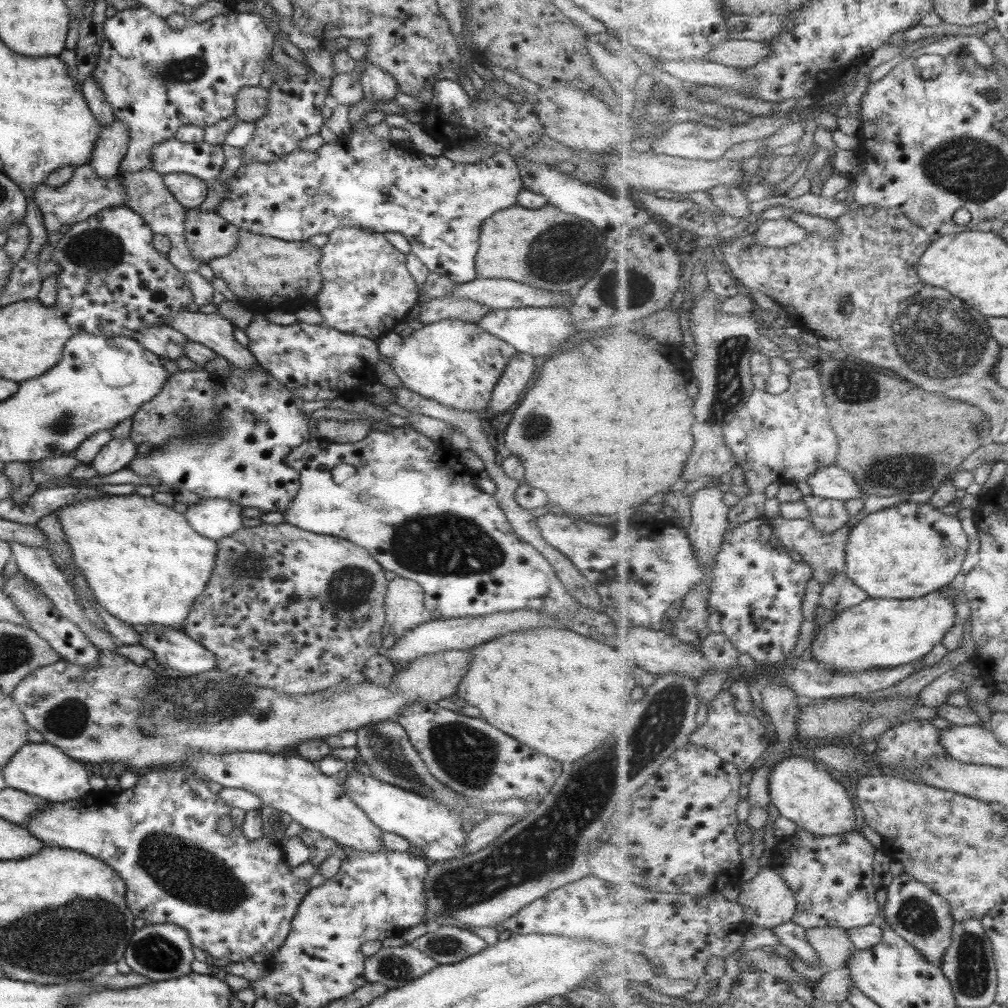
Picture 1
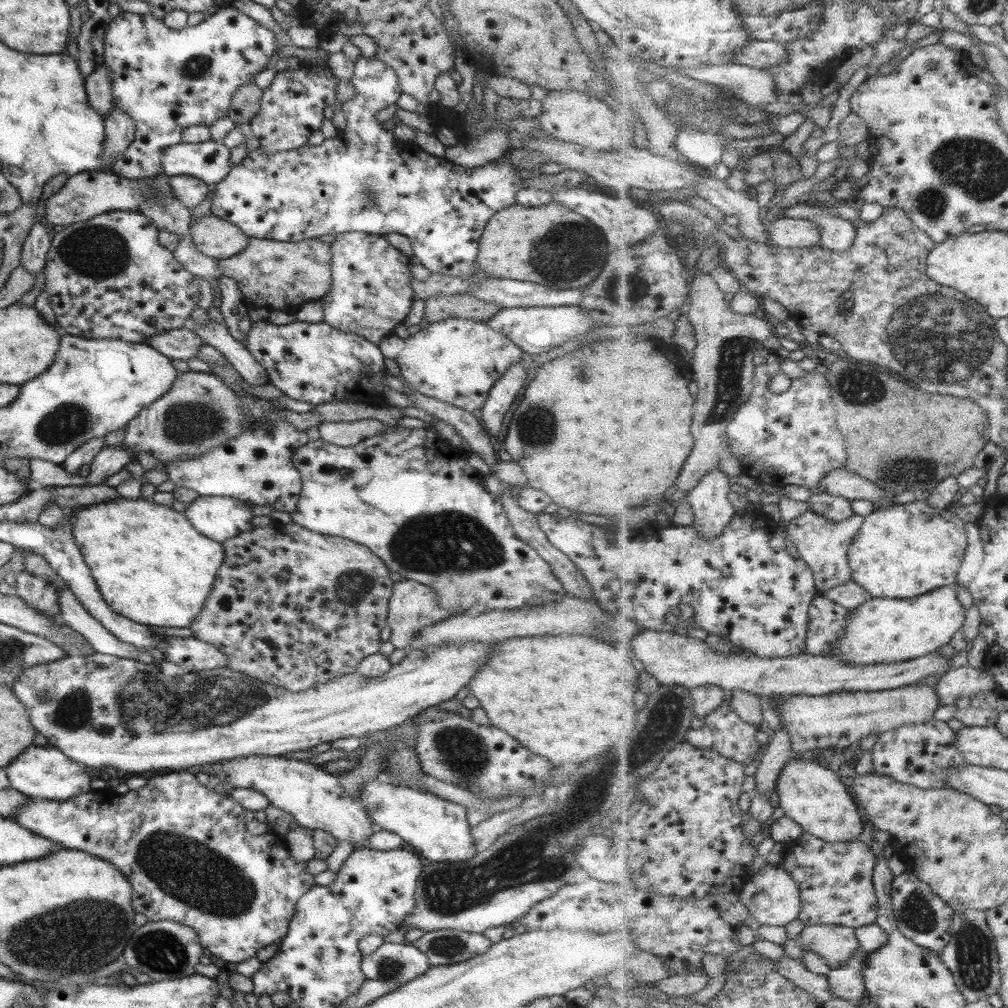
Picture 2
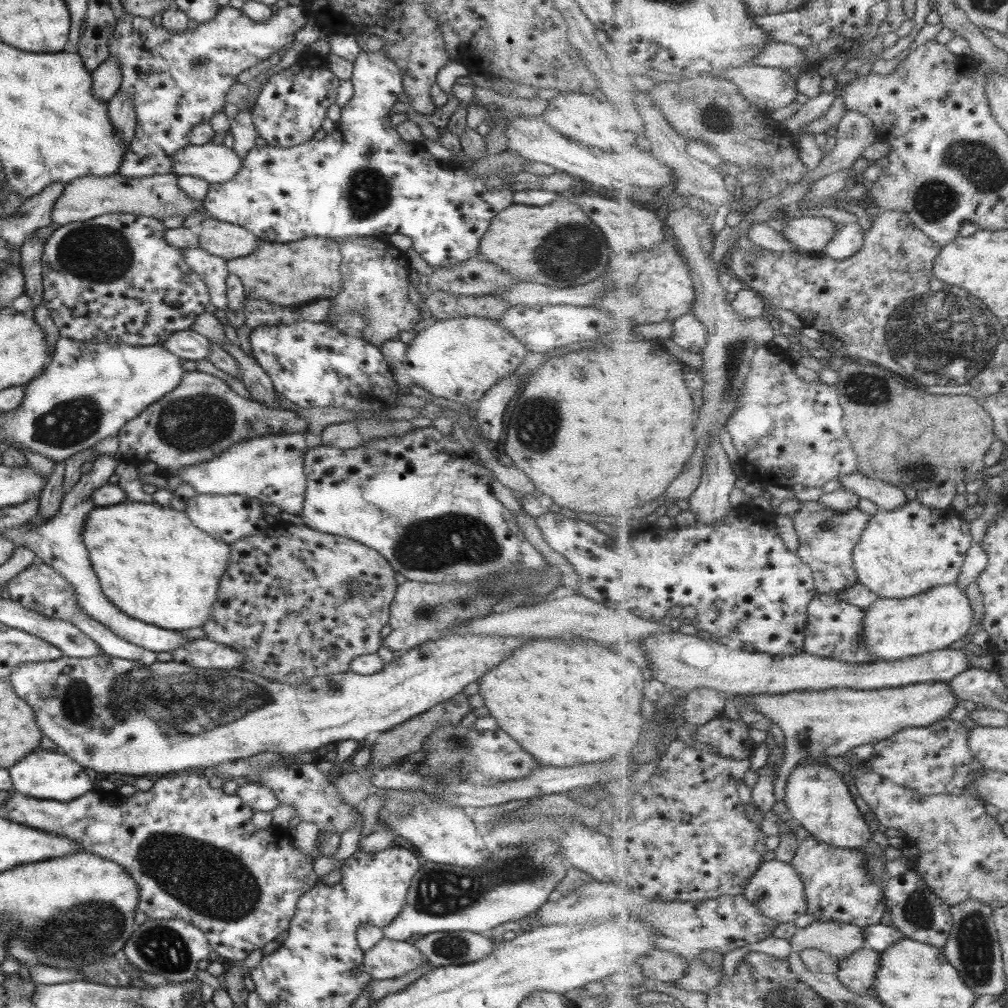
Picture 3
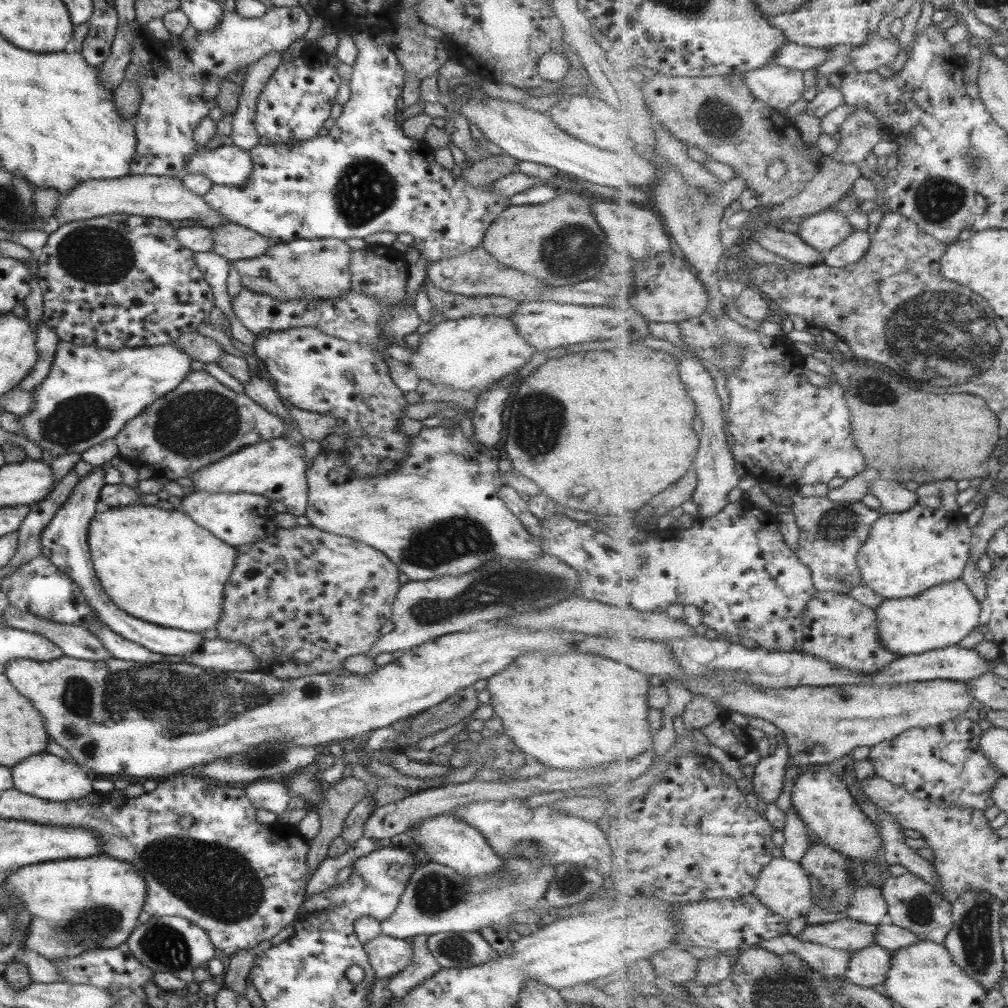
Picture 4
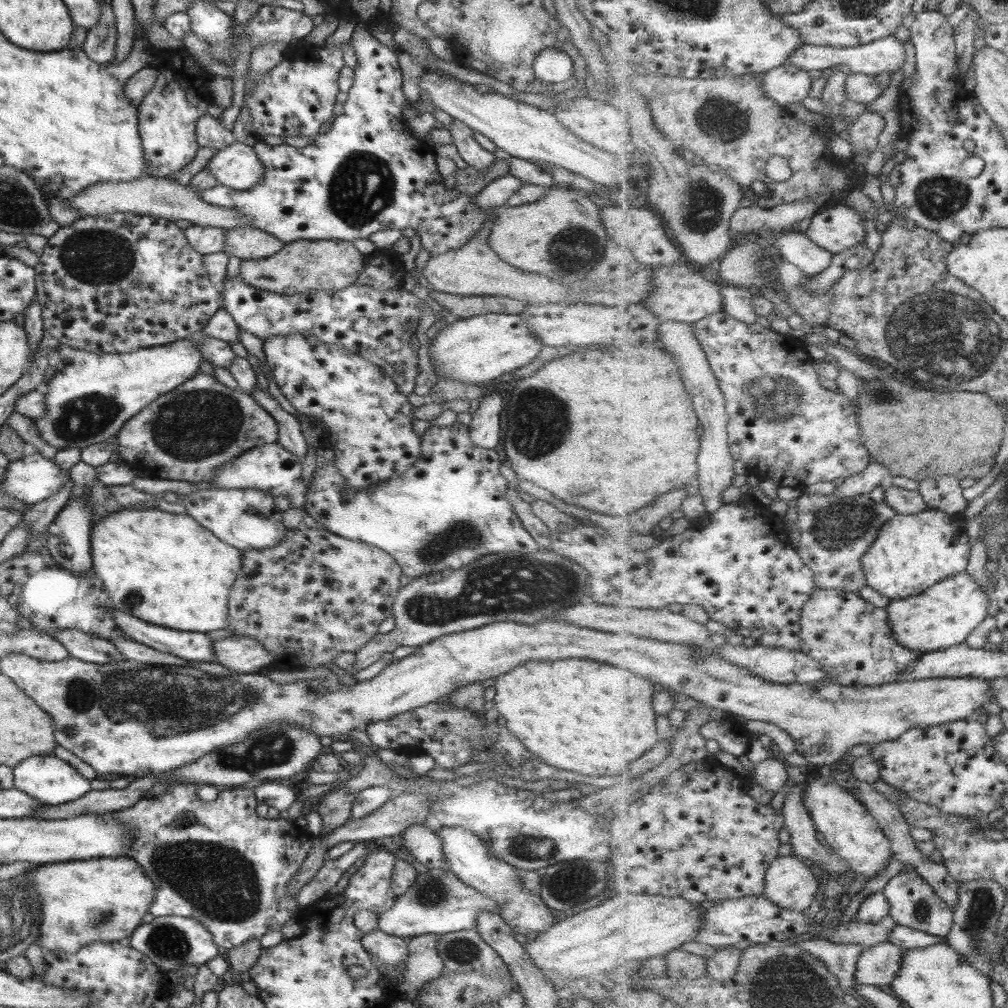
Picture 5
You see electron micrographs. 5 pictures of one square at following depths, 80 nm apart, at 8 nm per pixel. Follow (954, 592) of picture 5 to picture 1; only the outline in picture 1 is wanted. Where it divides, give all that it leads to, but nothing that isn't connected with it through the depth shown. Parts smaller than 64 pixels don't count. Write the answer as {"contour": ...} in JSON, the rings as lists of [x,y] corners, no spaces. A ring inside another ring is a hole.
{"contour":[[[939,590],[916,599],[869,597],[861,604],[837,613],[837,620],[819,632],[812,643],[812,659],[841,673],[889,669],[922,660],[953,626],[957,616],[953,599]]]}

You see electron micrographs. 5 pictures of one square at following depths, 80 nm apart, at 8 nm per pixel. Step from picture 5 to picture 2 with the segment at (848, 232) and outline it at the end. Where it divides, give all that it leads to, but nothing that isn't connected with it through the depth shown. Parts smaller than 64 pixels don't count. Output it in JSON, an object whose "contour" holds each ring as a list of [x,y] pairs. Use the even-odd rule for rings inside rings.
{"contour":[[[783,218],[769,224],[768,240],[775,246],[805,248],[821,245],[821,231],[817,223],[803,218]]]}

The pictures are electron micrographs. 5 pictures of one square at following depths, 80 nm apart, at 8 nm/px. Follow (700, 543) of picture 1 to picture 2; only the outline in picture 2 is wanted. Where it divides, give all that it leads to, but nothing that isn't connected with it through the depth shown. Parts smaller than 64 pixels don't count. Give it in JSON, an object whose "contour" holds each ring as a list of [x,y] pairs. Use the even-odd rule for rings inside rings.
{"contour":[[[716,468],[708,472],[700,480],[700,483],[688,493],[686,501],[689,502],[694,510],[693,525],[704,538],[717,538],[721,536],[721,533],[729,526],[729,523],[736,515],[737,509],[729,498],[733,480],[731,476]]]}

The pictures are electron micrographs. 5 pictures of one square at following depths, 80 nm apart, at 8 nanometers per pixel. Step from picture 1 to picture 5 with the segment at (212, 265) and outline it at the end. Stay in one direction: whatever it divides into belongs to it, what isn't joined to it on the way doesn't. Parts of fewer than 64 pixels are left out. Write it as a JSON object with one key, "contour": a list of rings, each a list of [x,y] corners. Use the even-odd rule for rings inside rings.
{"contour":[[[296,240],[284,245],[275,254],[258,259],[245,259],[239,263],[238,276],[245,285],[277,294],[302,294],[342,290],[353,285],[365,255],[342,240]]]}

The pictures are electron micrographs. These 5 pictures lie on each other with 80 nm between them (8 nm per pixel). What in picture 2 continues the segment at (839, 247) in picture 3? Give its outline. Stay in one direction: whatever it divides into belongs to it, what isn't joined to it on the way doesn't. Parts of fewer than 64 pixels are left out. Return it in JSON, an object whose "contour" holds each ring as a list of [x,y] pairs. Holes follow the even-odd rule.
{"contour":[[[815,216],[810,220],[819,225],[821,245],[834,249],[835,252],[845,252],[853,246],[857,231],[849,220],[833,216]]]}

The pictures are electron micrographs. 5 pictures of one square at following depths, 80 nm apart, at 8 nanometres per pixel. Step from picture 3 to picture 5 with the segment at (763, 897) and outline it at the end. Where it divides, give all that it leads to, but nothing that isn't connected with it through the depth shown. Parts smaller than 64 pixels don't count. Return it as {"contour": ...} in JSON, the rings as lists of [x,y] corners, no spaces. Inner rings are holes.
{"contour":[[[793,855],[777,857],[768,868],[763,894],[783,909],[807,910],[819,892],[819,884],[808,864]]]}

